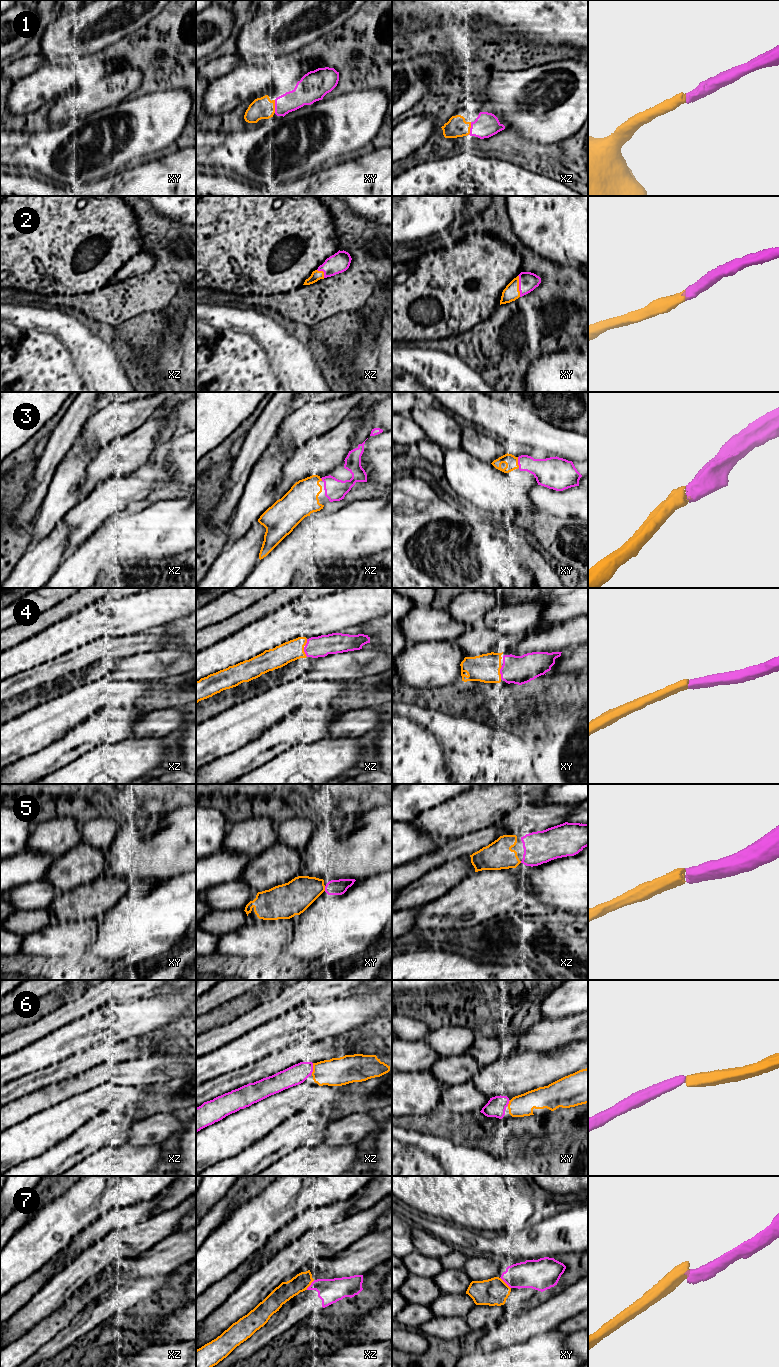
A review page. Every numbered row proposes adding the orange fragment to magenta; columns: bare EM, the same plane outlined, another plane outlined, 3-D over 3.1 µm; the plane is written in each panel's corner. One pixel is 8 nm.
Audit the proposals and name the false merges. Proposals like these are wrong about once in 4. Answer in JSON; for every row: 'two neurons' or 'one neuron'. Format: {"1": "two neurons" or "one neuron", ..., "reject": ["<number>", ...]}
{"1": "one neuron", "2": "one neuron", "3": "one neuron", "4": "one neuron", "5": "one neuron", "6": "one neuron", "7": "two neurons", "reject": ["7"]}

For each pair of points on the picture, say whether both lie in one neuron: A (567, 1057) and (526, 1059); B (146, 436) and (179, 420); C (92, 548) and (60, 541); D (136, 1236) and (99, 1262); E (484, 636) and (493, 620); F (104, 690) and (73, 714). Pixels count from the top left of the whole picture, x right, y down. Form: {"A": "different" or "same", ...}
{"A": "same", "B": "different", "C": "different", "D": "same", "E": "different", "F": "same"}

